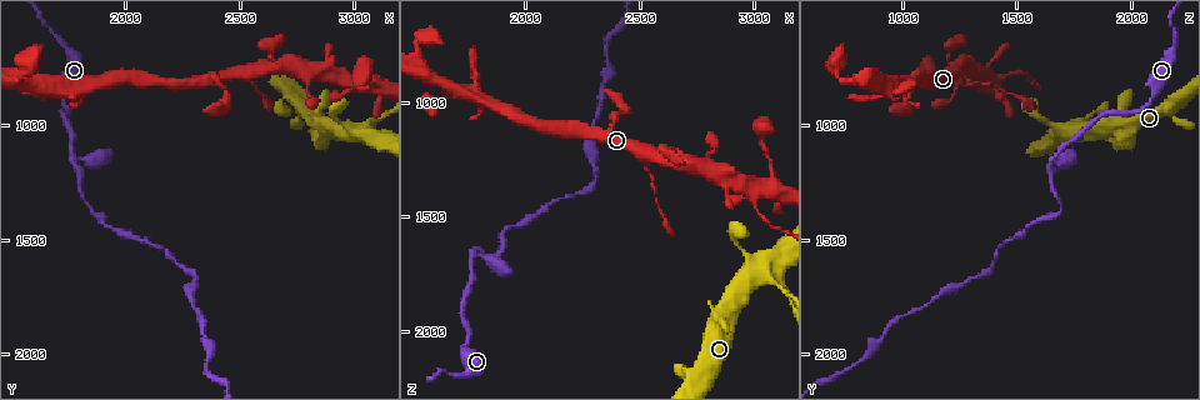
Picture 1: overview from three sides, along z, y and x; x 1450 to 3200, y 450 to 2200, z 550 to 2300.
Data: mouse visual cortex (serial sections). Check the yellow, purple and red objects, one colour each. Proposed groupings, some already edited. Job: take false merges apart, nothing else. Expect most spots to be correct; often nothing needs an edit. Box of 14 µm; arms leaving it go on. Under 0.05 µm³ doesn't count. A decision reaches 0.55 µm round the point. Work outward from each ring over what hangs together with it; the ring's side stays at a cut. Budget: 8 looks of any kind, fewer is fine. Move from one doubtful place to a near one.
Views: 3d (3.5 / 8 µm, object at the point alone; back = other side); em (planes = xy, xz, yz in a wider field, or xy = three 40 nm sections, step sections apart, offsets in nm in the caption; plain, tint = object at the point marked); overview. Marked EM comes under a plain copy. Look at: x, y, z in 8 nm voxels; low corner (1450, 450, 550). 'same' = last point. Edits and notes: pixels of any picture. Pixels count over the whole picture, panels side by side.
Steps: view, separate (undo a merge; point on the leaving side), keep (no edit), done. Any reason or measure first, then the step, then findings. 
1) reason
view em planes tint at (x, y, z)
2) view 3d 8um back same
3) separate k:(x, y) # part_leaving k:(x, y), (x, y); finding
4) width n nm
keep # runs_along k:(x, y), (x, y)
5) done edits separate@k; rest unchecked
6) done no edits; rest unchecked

a fork
view 3d 8um at (2520, 760, 1220)

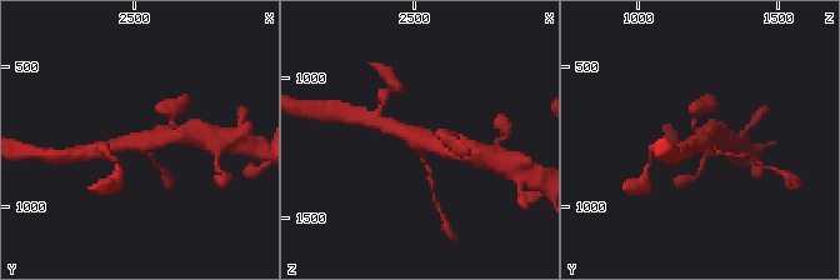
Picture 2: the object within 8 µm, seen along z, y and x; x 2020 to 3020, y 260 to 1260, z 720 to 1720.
arms 3; arm_widths 150, 350, 400 nm
view em xy step 2 tint at (2520, 750, 1230)

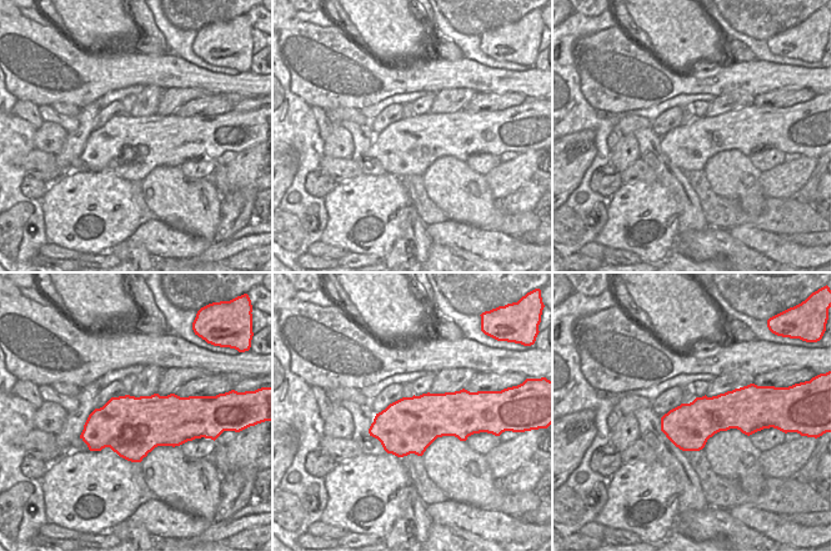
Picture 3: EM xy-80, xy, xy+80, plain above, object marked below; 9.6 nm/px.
keep # runs_along 2:(386, 125), (420, 141), (456, 146); continuous, no second cell

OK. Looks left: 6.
view 3d 3.5um at (3040, 830, 1380)

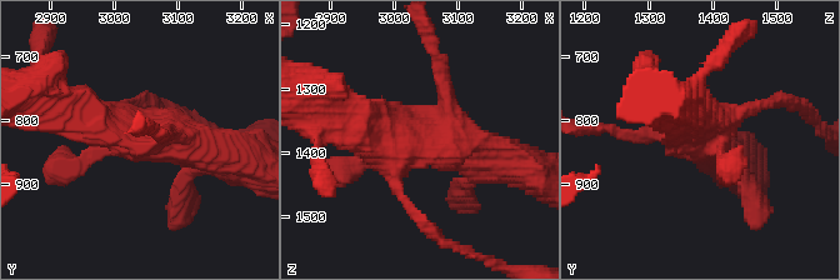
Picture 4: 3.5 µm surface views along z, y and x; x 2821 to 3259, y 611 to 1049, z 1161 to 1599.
shape alone is not enough
view em xy step 2 tint at (3055, 825, 1380)

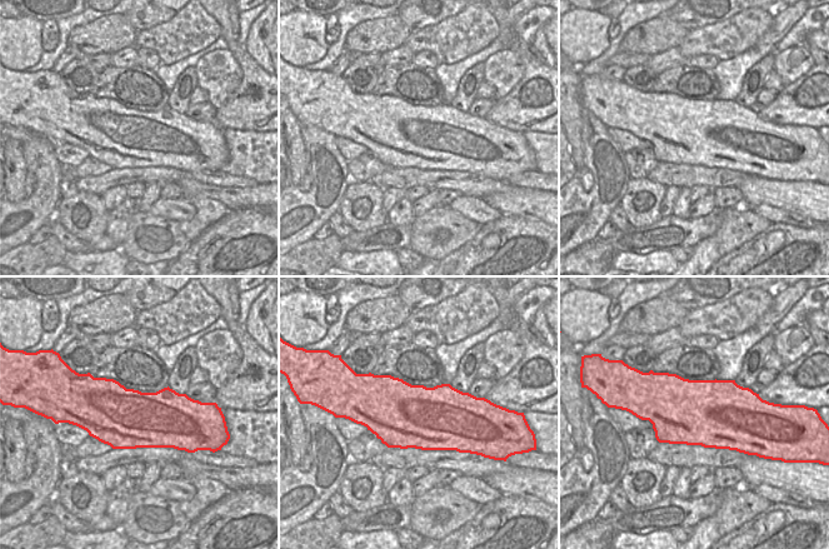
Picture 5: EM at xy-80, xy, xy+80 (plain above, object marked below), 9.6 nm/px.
another direction
view em xy step 5 tint same

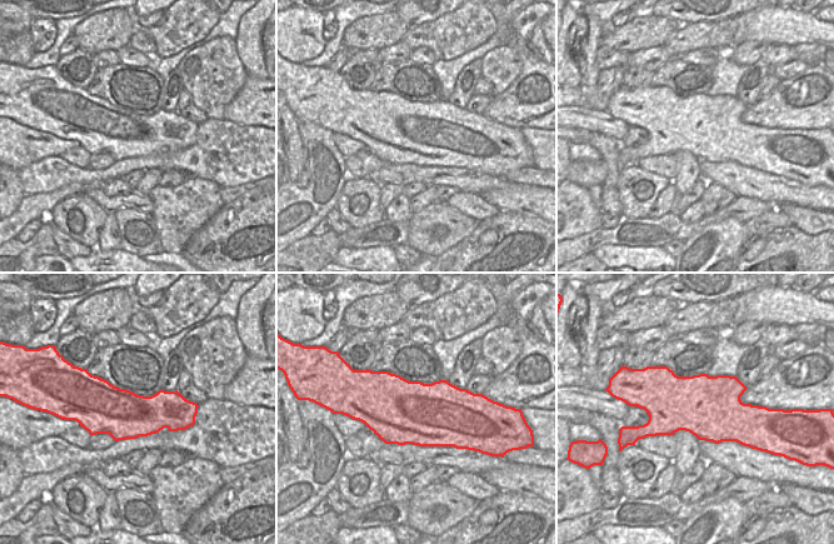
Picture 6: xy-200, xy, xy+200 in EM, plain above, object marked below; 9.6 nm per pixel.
width 650 nm
keep # runs_along 4:(61, 105), (134, 136), (164, 133); one cell here

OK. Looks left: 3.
sudden change in width
view 3d 3.5um at (3110, 970, 1800)

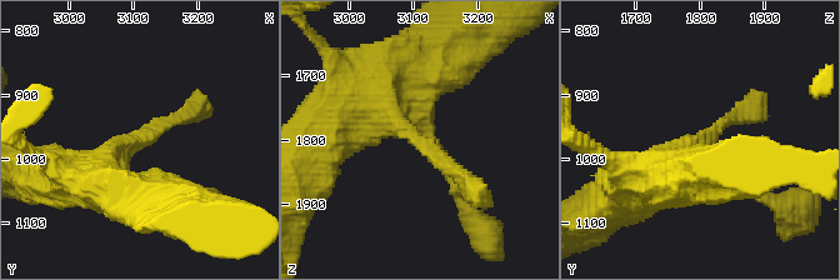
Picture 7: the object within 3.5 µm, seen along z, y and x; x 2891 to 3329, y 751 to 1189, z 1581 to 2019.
arm_widths 200, 600 nm; shape alone is not enough
view em xy step 1 tint at (3120, 970, 1805)

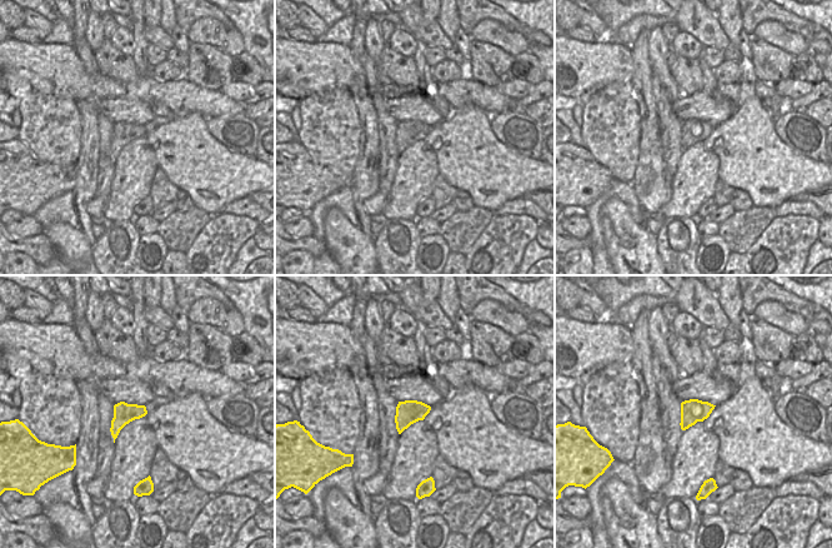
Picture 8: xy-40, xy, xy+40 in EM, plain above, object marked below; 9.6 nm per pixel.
keep # runs_along 7:(373, 109), (473, 195); all the same cell

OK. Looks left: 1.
done no edits; rest unchecked

